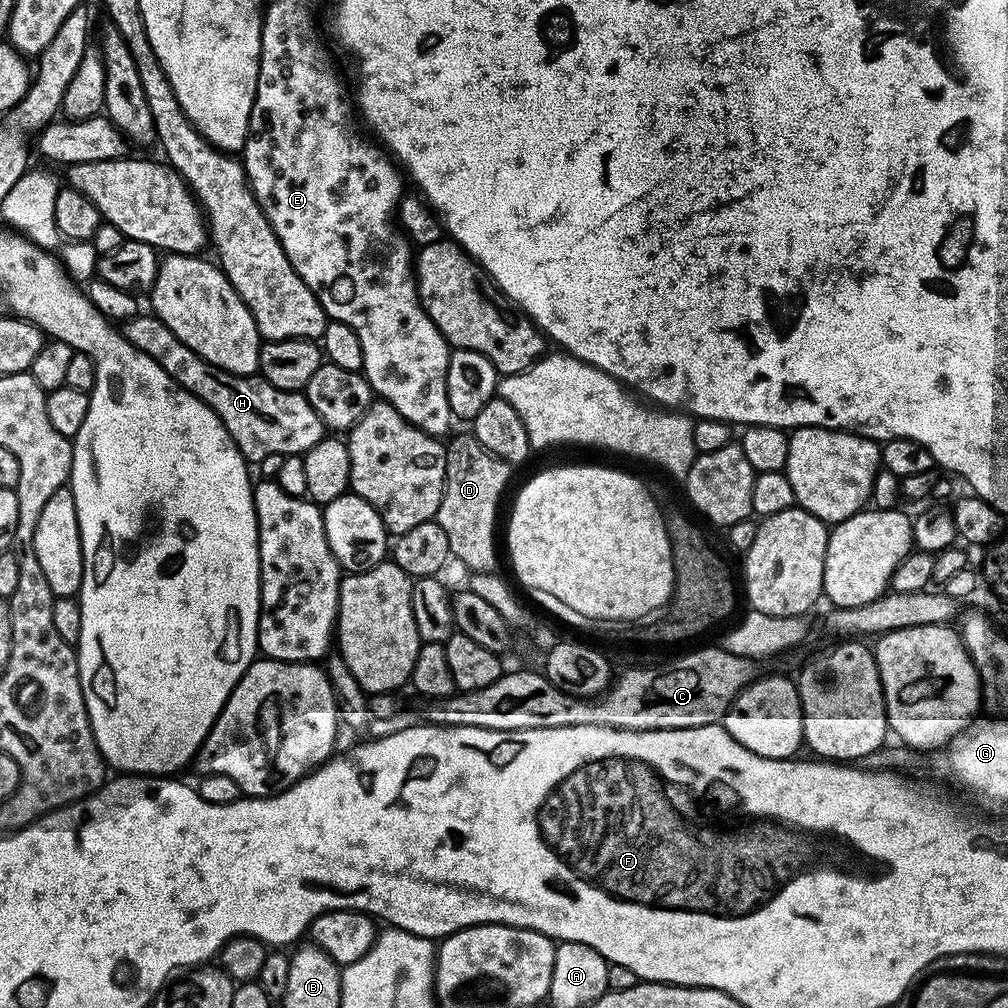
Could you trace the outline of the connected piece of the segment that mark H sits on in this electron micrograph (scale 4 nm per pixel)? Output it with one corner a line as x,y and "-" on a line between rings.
137,314
123,325
124,337
142,354
154,358
174,382
194,394
218,414
230,438
249,462
259,462
268,454
298,456
309,452
315,444
325,439
324,423
314,414
314,406
300,392
283,392
259,375
239,376
203,360
190,346
186,346
155,314

